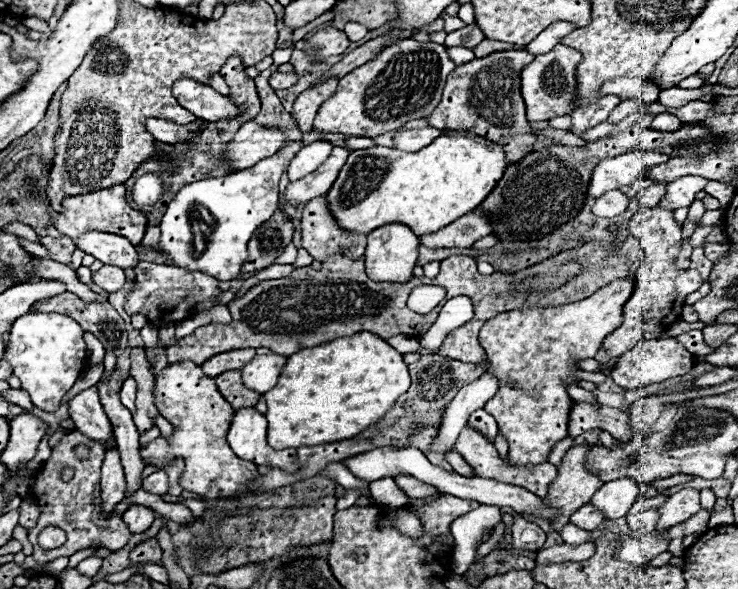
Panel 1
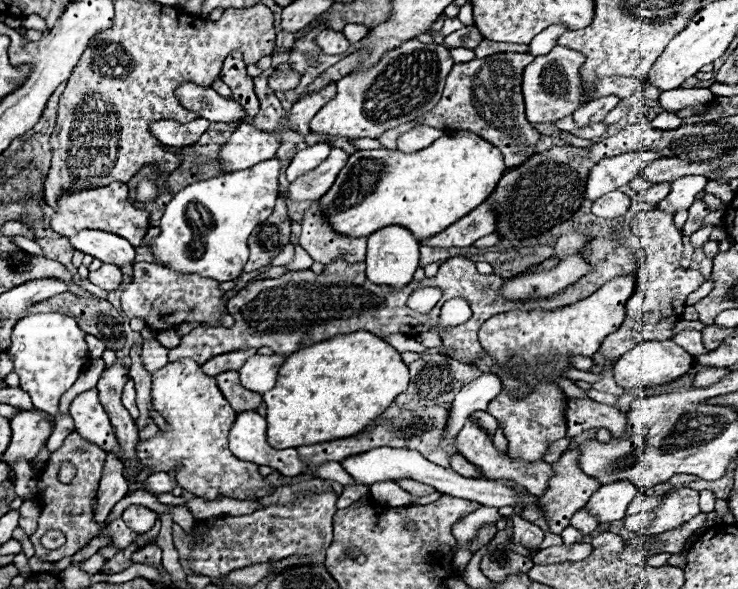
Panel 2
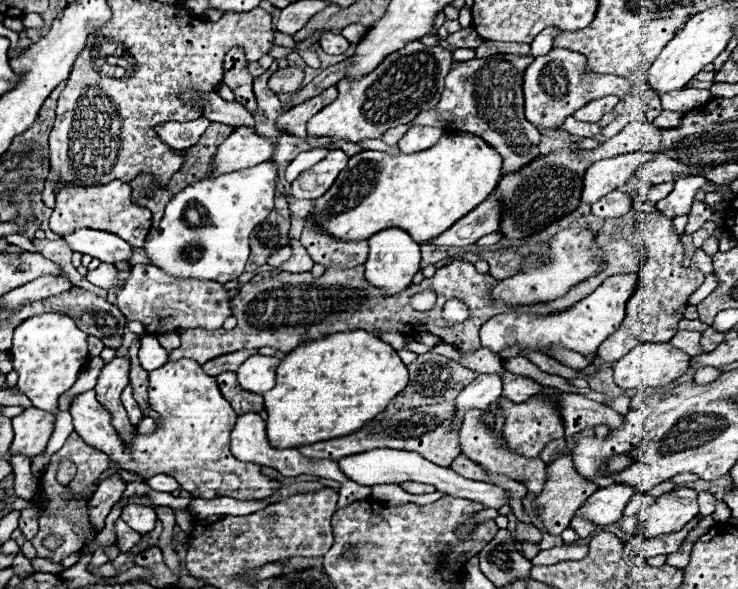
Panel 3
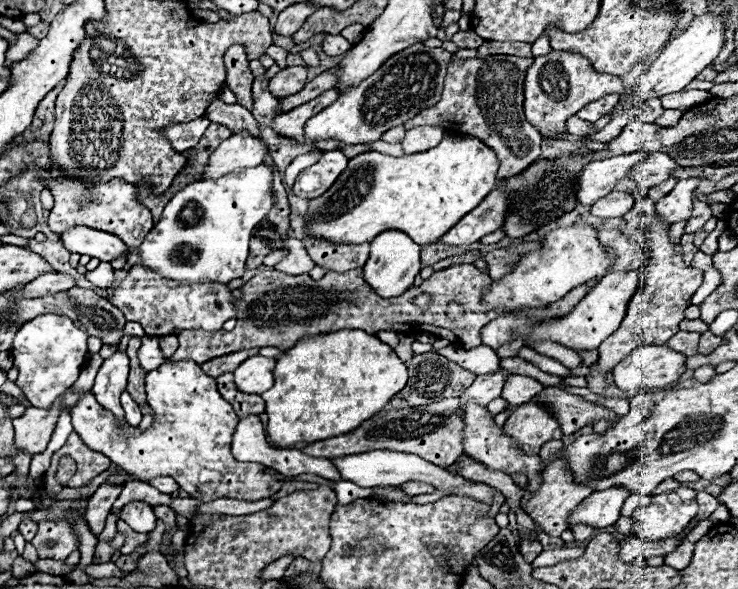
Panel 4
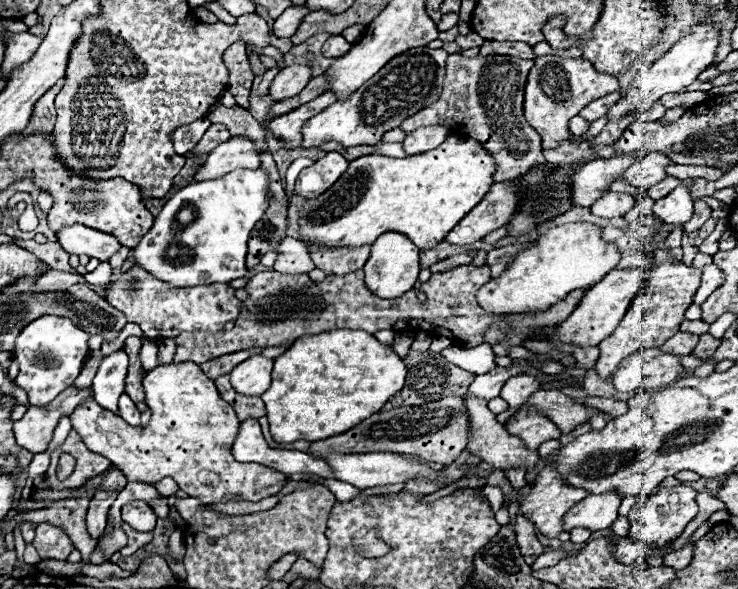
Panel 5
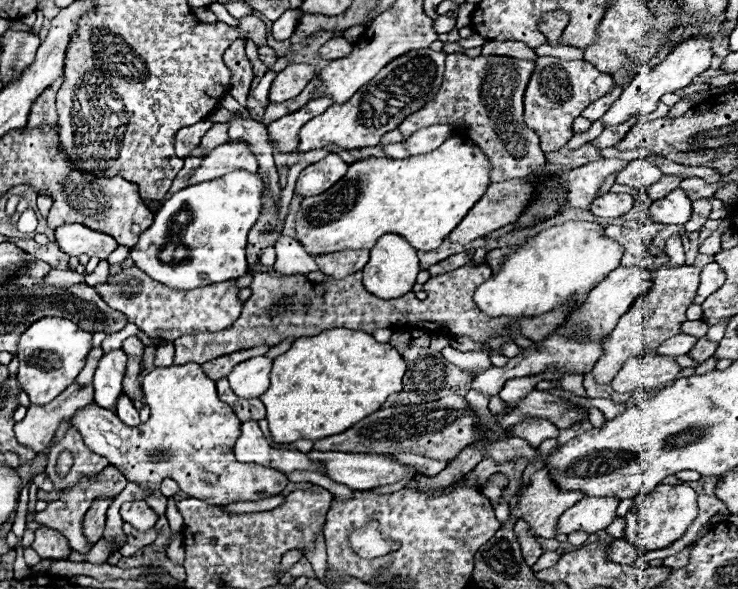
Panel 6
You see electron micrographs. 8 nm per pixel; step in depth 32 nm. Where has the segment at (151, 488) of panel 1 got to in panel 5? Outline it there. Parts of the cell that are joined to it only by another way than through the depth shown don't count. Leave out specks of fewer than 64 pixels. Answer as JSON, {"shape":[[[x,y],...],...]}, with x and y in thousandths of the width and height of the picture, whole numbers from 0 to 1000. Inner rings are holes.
{"shape":[[[220,812],[220,815],[211,822],[211,829],[214,829],[214,835],[217,835],[220,842],[233,842],[233,839],[241,835],[241,822],[238,822],[233,812]]]}

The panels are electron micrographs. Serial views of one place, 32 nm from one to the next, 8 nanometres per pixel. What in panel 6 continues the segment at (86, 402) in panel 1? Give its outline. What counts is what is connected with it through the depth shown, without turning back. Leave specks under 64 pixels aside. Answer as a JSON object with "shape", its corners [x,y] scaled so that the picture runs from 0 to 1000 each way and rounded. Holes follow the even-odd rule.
{"shape":[[[271,618],[209,625],[195,642],[195,676],[206,706],[184,727],[165,720],[152,696],[141,696],[127,683],[100,703],[98,723],[108,730],[117,757],[141,774],[173,818],[203,832],[203,842],[195,849],[217,876],[225,873],[225,846],[217,842],[217,815],[225,812],[238,815],[255,842],[290,859],[347,852],[388,829],[390,815],[385,805],[352,795],[352,788],[325,788],[314,774],[314,754],[325,740],[325,713],[309,686],[295,679],[293,652],[274,632]]]}

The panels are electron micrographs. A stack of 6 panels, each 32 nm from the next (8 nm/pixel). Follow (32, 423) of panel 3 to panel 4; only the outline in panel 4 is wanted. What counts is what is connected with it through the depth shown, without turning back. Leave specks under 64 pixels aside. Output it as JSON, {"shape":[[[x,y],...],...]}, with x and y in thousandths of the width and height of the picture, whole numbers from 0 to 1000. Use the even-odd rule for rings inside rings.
{"shape":[[[92,659],[92,666],[81,669],[81,676],[76,676],[76,686],[70,686],[70,693],[62,693],[62,696],[49,693],[49,689],[35,693],[33,706],[19,713],[22,757],[38,771],[60,767],[68,750],[68,740],[76,727],[79,706],[84,699],[95,699],[95,693],[100,693],[100,686],[114,669],[117,666],[100,666],[98,659]]]}

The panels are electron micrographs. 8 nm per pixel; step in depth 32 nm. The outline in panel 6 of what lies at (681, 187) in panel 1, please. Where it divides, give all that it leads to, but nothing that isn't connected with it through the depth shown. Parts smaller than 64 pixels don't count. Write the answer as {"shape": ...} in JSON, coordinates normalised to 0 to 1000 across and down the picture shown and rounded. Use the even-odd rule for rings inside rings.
{"shape":[[[911,323],[905,333],[886,340],[881,350],[881,374],[889,380],[930,380],[935,374],[938,343],[930,326]]]}

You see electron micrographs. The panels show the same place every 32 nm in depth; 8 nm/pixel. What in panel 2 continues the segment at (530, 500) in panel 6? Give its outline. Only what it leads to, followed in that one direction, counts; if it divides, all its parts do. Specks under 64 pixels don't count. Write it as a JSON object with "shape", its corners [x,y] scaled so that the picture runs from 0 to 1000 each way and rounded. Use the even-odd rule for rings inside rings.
{"shape":[[[770,764],[770,767],[764,767],[764,774],[759,774],[759,781],[753,788],[748,788],[751,808],[743,818],[743,835],[737,835],[737,842],[729,846],[729,862],[732,862],[732,869],[734,869],[734,876],[737,876],[737,883],[740,883],[748,907],[759,907],[772,890],[775,873],[783,869],[797,852],[797,846],[813,829],[813,822],[805,812],[794,808],[783,795],[780,778],[783,778],[783,767]]]}

